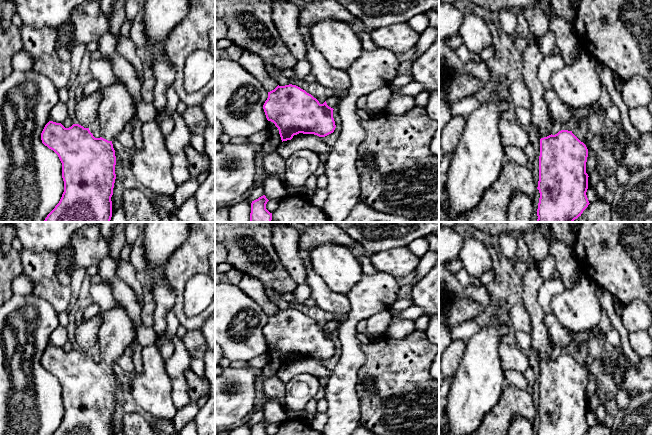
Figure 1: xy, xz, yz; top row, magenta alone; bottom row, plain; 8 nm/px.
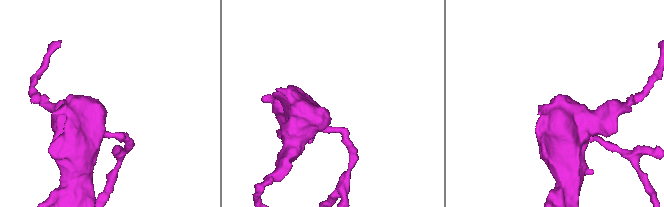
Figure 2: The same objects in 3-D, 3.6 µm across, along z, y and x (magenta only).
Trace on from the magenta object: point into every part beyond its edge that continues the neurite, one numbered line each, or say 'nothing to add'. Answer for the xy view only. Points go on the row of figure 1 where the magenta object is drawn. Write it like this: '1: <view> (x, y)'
1: xy (117, 108)

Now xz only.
1: xz (333, 102)

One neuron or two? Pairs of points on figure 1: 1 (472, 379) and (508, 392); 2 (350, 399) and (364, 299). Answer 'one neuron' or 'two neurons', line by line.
1: two neurons
2: one neuron

